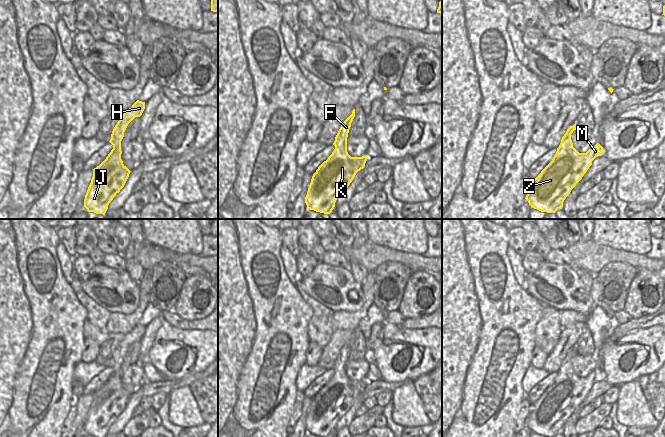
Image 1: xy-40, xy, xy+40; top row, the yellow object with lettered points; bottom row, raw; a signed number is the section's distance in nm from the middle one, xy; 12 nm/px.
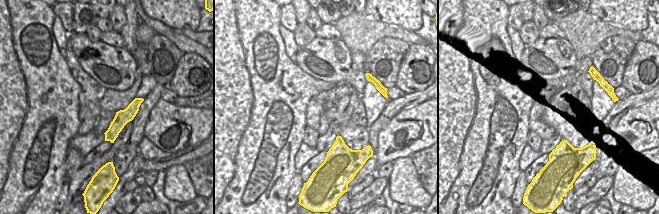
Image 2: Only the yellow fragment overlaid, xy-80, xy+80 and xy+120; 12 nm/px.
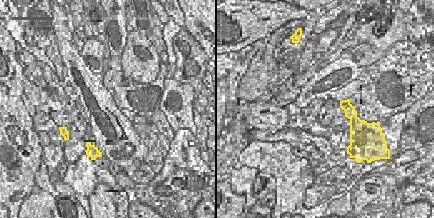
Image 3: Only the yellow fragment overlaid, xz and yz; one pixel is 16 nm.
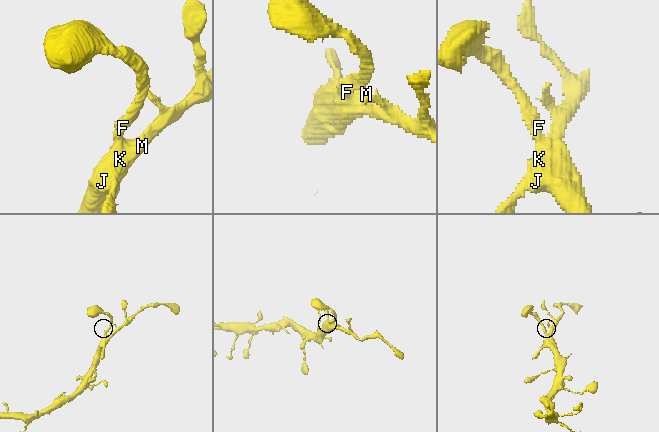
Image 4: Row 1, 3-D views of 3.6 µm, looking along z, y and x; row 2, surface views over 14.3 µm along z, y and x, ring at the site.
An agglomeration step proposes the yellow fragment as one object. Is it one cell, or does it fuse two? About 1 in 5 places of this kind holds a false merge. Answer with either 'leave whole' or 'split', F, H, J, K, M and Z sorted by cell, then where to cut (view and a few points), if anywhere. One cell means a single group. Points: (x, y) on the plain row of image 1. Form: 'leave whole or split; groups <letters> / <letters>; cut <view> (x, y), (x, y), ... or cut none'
leave whole; groups F H J K M Z; cut none

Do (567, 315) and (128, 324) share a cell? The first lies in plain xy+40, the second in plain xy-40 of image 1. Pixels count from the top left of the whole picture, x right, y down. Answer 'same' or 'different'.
same

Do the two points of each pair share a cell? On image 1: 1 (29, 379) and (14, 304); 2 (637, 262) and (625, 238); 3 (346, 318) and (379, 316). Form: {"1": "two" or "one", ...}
{"1": "one", "2": "two", "3": "two"}

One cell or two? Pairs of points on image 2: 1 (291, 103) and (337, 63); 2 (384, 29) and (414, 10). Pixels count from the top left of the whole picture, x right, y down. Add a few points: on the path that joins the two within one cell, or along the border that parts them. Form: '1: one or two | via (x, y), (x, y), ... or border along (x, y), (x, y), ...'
1: two | border along (298, 66), (318, 79), (341, 84)
2: two | border along (370, 17), (386, 23), (399, 25), (414, 32)

